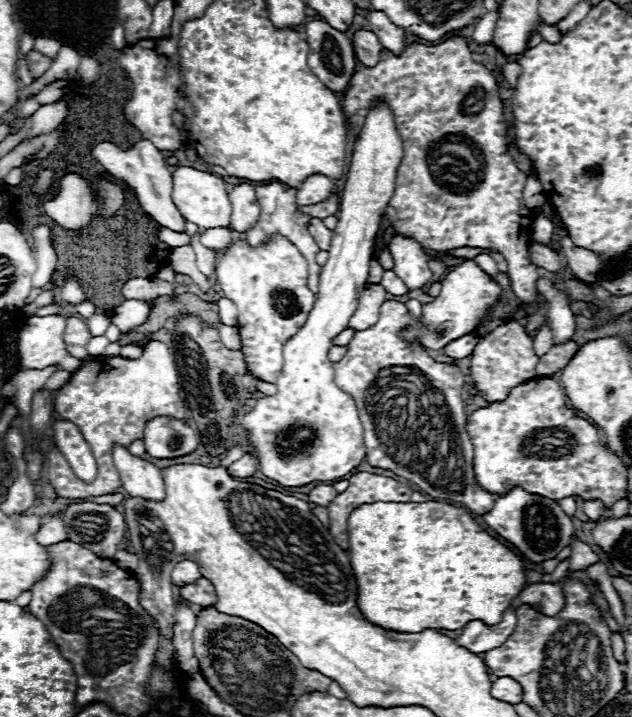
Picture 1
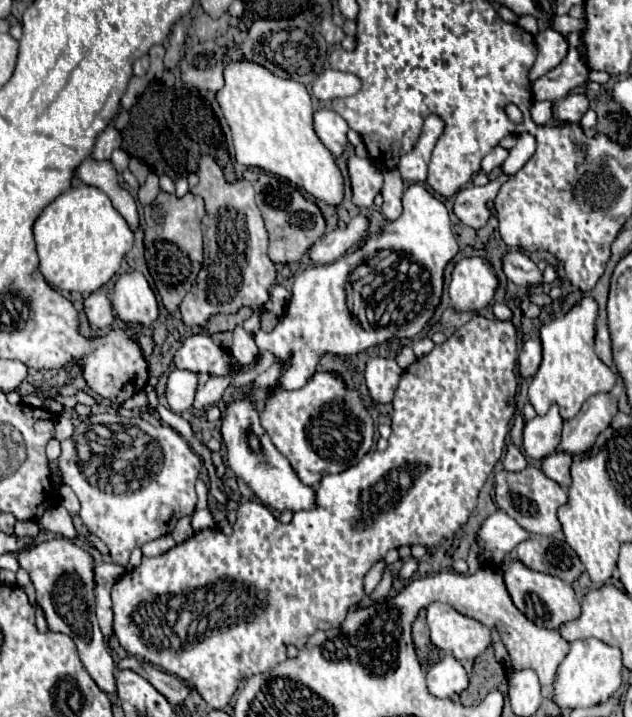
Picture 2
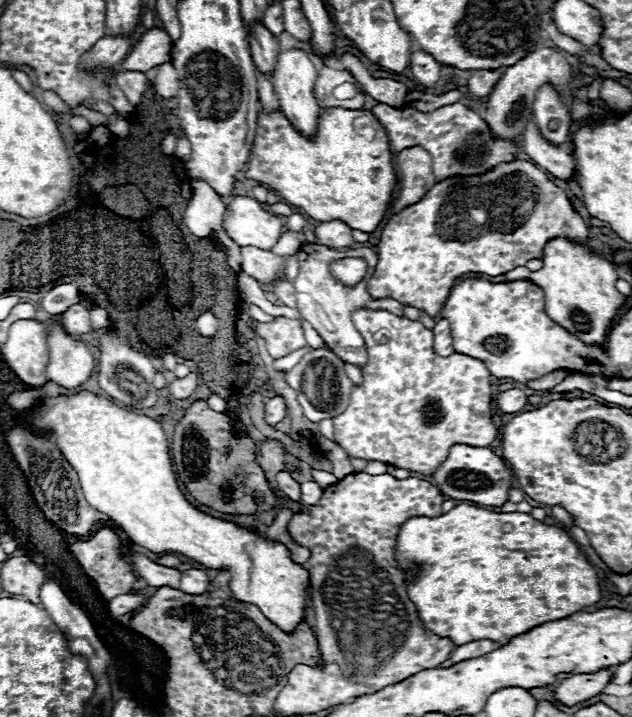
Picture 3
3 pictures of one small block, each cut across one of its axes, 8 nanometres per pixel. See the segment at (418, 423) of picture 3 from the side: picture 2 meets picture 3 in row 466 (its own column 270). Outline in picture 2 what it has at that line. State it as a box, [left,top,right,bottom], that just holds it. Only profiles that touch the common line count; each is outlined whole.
[260,372,374,486]

